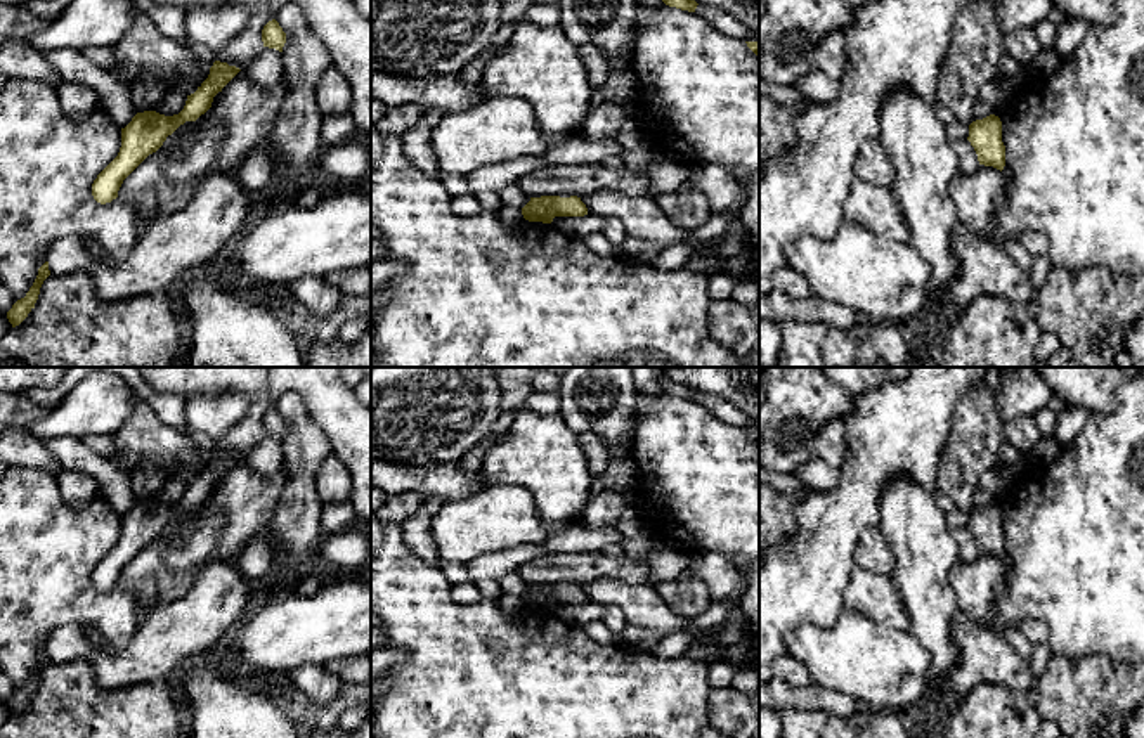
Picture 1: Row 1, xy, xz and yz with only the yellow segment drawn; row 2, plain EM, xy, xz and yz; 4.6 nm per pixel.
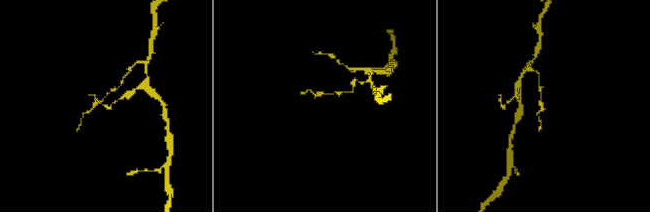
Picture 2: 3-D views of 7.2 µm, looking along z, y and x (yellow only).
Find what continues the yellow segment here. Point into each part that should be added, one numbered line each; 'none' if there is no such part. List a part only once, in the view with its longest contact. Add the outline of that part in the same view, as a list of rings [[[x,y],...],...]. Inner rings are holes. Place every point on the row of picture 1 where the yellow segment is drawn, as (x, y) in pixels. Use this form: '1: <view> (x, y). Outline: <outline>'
none

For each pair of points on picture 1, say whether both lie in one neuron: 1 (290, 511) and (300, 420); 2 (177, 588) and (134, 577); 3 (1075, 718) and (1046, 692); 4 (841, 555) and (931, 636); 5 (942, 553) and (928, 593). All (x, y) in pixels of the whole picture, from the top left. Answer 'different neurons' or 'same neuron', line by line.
1: same neuron
2: same neuron
3: same neuron
4: different neurons
5: same neuron

